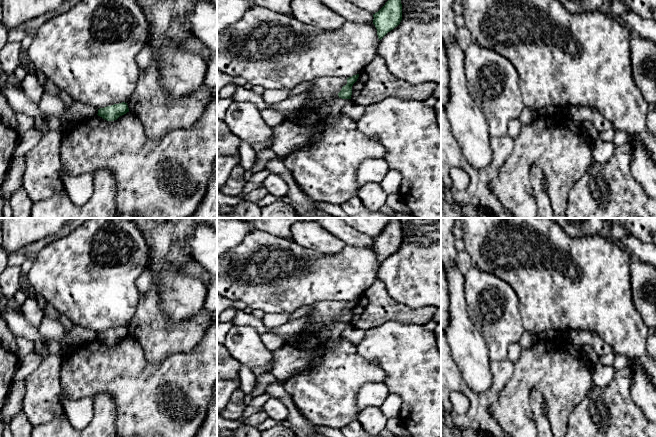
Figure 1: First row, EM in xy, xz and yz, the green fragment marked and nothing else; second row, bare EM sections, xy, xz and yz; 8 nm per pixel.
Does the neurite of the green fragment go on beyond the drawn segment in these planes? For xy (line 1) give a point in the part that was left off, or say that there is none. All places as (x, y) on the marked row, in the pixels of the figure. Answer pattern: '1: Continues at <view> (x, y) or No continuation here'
1: No continuation here

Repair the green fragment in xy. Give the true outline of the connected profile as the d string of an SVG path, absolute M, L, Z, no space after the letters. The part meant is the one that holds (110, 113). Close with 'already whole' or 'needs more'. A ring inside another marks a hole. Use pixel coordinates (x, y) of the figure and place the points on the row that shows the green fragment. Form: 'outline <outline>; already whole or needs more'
outline M122 102L119 104L114 104L104 108L98 109L98 116L102 117L107 121L117 120L120 116L129 112L127 103Z; already whole

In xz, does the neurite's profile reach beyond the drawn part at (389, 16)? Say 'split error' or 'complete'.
complete

